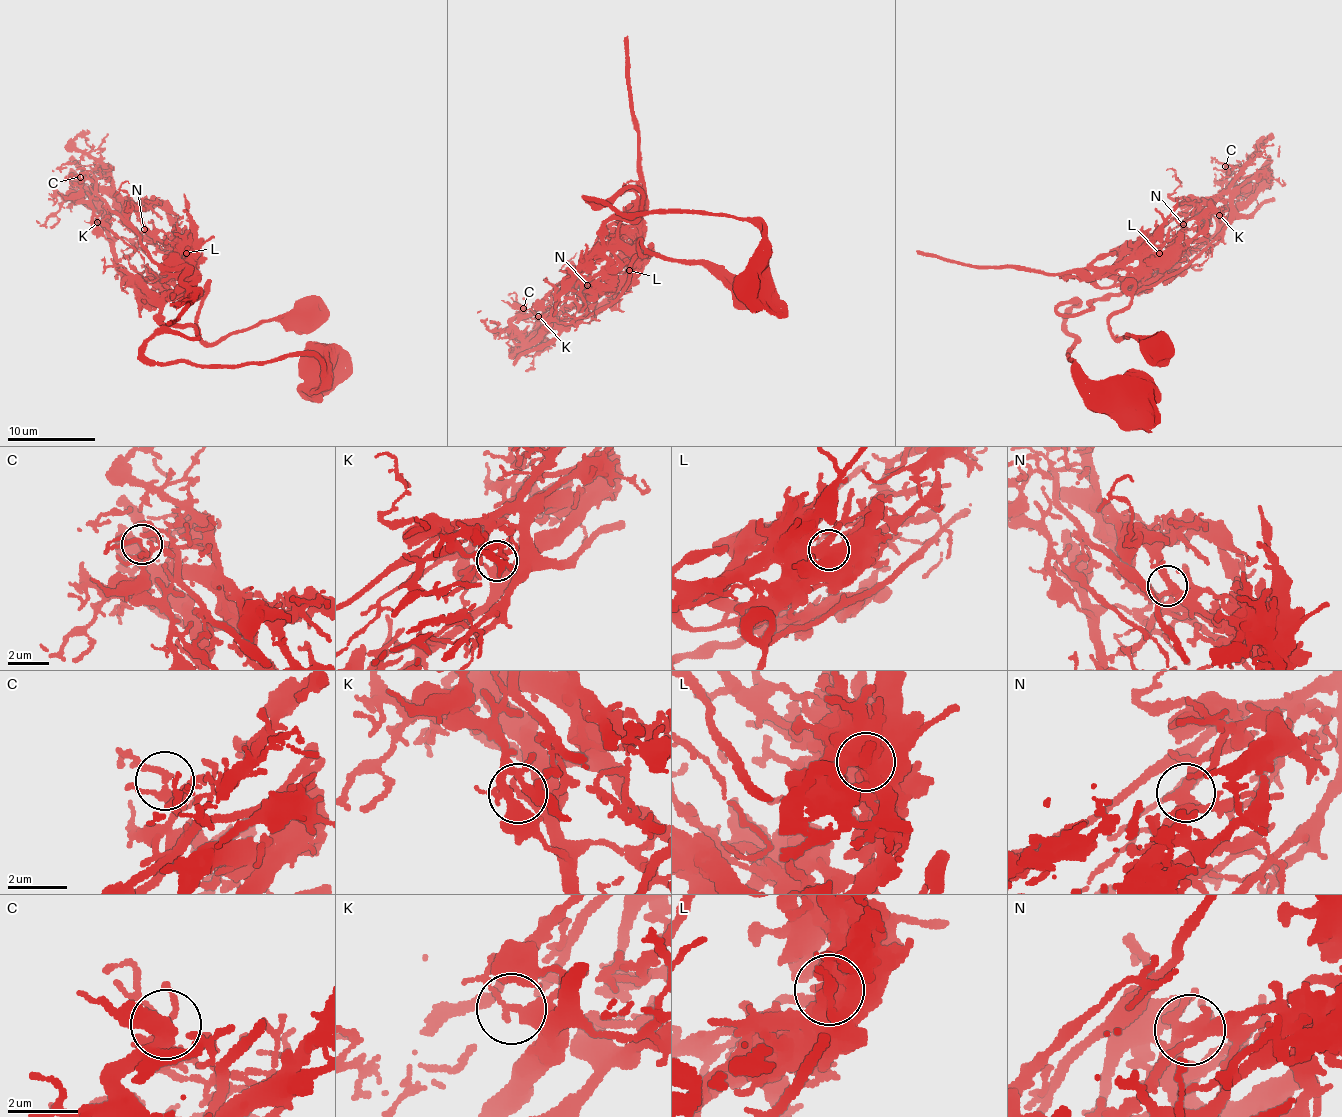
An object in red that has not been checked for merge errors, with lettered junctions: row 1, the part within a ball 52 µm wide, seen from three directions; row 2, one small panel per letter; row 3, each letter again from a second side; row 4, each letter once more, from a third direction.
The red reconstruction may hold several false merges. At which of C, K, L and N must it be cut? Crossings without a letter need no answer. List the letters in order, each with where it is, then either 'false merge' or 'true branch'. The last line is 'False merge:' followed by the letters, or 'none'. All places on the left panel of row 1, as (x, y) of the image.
C: at (80, 177); true branch
K: at (97, 222); false merge
L: at (186, 253); false merge
N: at (144, 229); true branch
False merge: K, L

